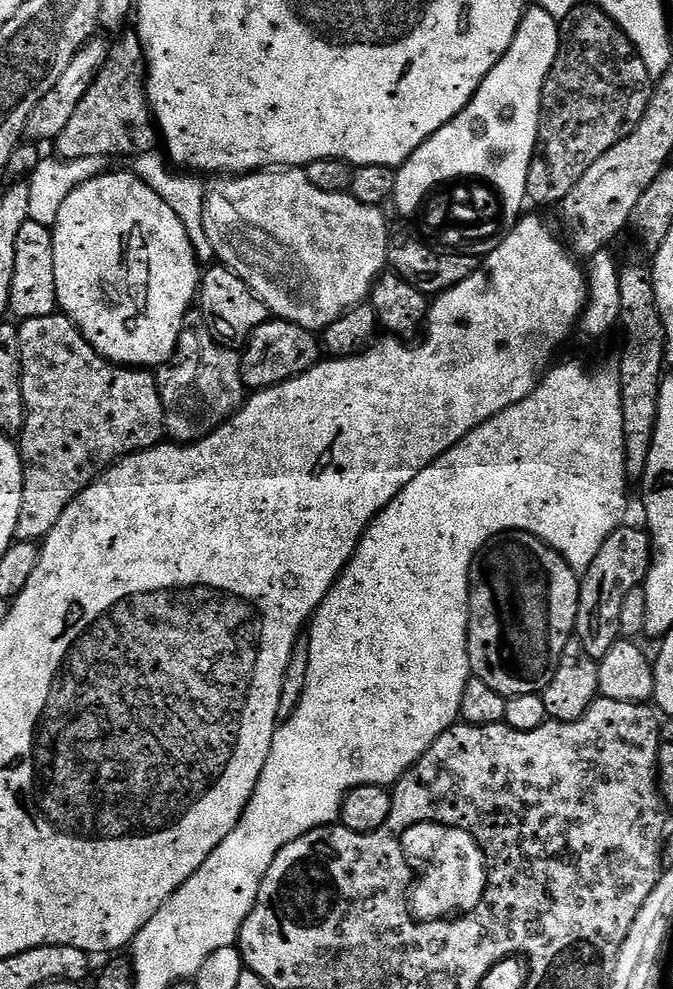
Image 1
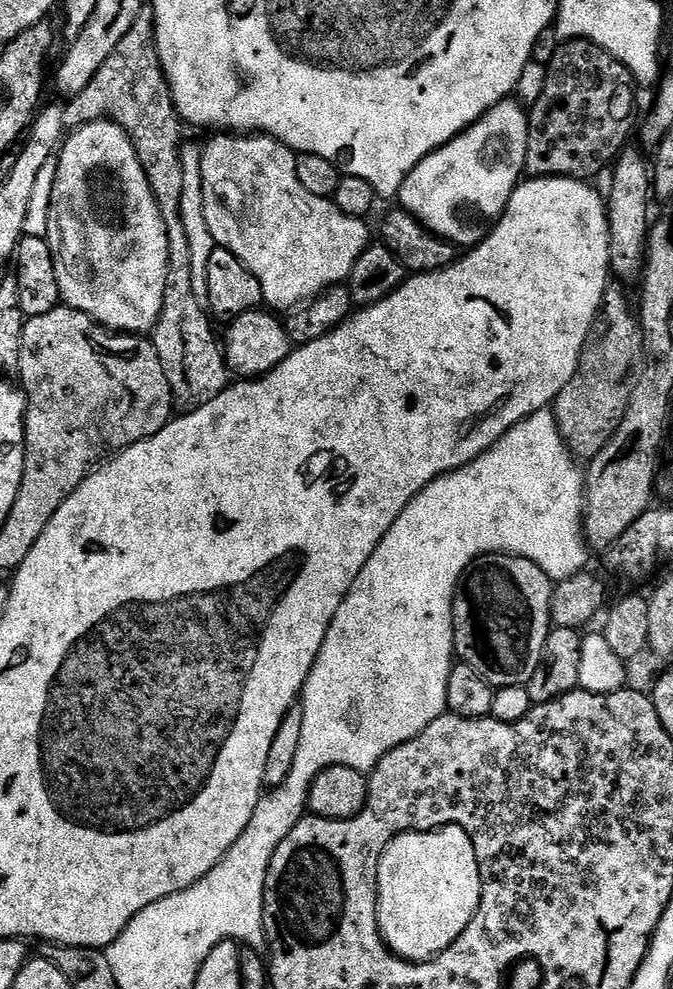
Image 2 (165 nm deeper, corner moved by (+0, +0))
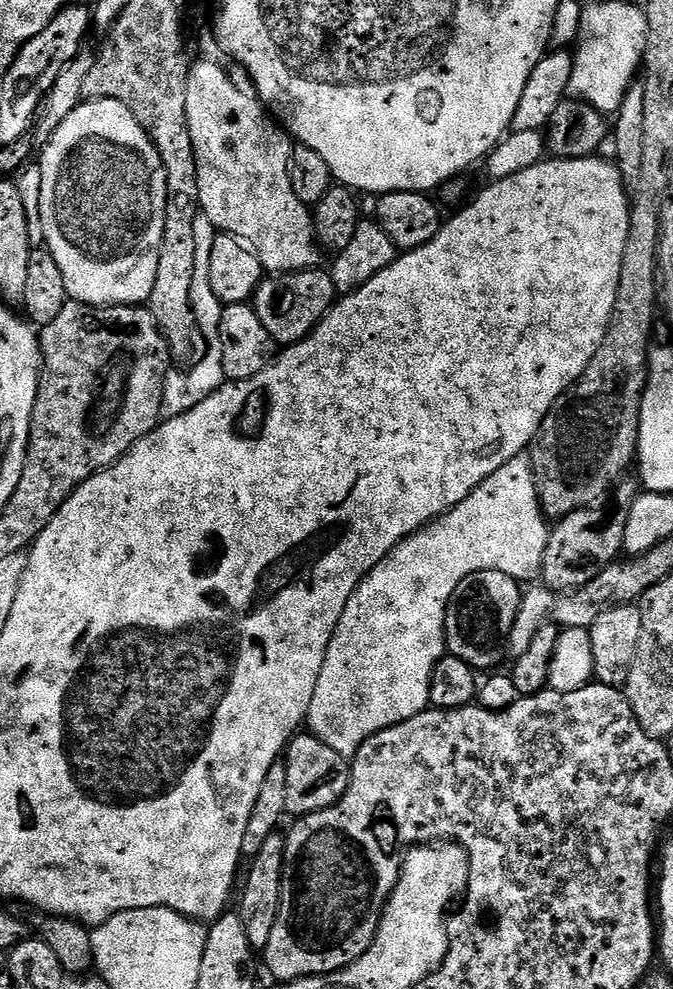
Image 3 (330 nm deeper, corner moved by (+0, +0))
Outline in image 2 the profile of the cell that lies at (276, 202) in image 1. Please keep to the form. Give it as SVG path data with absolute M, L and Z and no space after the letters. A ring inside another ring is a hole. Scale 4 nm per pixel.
M216 134L213 136L216 137L208 145L205 143L200 150L202 154L202 198L206 206L206 226L210 226L210 234L216 239L217 245L230 250L230 254L234 254L240 259L248 267L250 274L254 274L254 278L258 278L258 282L262 286L264 304L277 313L284 311L287 313L289 310L301 307L307 301L316 299L328 289L343 285L354 270L354 262L358 262L358 258L368 249L370 237L368 237L368 228L364 225L365 221L359 216L350 216L342 210L338 210L338 206L333 204L327 196L310 194L310 190L306 190L306 186L302 186L302 182L298 182L297 153L282 142L275 140L273 136L263 134Z

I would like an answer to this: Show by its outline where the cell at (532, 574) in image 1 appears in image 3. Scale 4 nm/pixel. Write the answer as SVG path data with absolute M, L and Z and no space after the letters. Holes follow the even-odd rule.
M478 570L462 579L446 610L443 641L447 651L474 669L494 667L500 660L502 641L518 618L521 595L521 581L501 570Z

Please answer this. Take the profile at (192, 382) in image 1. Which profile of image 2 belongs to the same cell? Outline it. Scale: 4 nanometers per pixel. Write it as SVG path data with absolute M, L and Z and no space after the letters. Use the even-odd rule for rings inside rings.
M146 6L138 14L134 26L130 26L126 38L118 42L114 54L106 58L102 70L94 74L90 86L64 104L65 129L75 130L95 120L113 120L120 125L120 129L130 138L138 154L138 162L142 162L142 170L146 170L146 178L156 196L162 222L166 226L168 269L162 314L150 339L158 350L162 370L166 370L175 407L180 410L200 408L206 402L218 398L218 394L228 387L230 369L224 358L221 341L212 333L213 321L205 305L194 294L194 282L190 282L190 241L186 239L186 226L182 226L180 217L182 121L176 113L172 91L158 54L156 15L152 13L151 7Z

